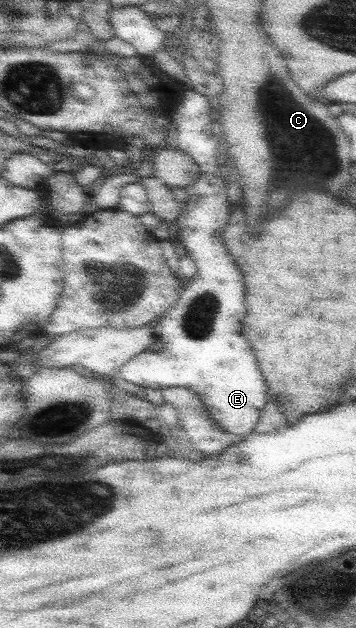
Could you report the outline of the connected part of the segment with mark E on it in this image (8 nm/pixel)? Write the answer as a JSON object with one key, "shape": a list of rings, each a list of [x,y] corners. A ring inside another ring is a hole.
{"shape":[[[187,87],[186,92],[182,95],[178,105],[175,107],[171,119],[177,121],[177,132],[175,136],[178,138],[177,147],[181,148],[185,153],[188,153],[193,159],[199,164],[201,175],[200,178],[195,182],[193,186],[187,188],[186,198],[180,201],[178,198],[173,195],[170,191],[170,188],[165,184],[165,182],[154,175],[151,177],[142,178],[142,185],[145,187],[146,191],[149,195],[149,202],[151,202],[151,206],[153,206],[152,213],[157,216],[157,218],[163,220],[165,224],[176,224],[179,228],[179,240],[184,245],[185,250],[187,250],[187,255],[195,262],[195,266],[197,267],[197,272],[191,279],[190,283],[187,284],[187,287],[181,292],[180,298],[177,300],[176,305],[174,305],[168,312],[162,316],[158,321],[157,326],[157,335],[159,340],[162,341],[163,347],[156,353],[141,353],[136,355],[128,361],[121,369],[120,373],[117,377],[121,377],[125,379],[125,381],[129,381],[129,383],[134,383],[135,385],[139,385],[142,387],[151,387],[153,389],[165,389],[166,387],[171,386],[183,386],[191,389],[197,393],[197,395],[201,398],[202,404],[205,406],[206,411],[209,412],[211,419],[218,423],[227,433],[231,433],[234,437],[237,435],[239,437],[239,441],[241,441],[241,437],[245,437],[245,435],[249,435],[254,431],[255,426],[259,423],[261,412],[265,409],[267,402],[270,400],[268,385],[261,371],[258,359],[256,358],[253,346],[249,339],[245,337],[243,333],[243,323],[246,318],[246,285],[245,278],[243,277],[243,272],[241,272],[241,268],[237,266],[235,260],[233,260],[233,256],[229,254],[227,250],[227,246],[225,245],[225,240],[223,237],[223,233],[225,227],[227,226],[231,211],[232,205],[227,201],[228,197],[228,186],[227,183],[223,182],[223,178],[221,178],[221,174],[218,168],[217,156],[219,155],[219,138],[217,135],[213,134],[213,129],[211,128],[211,122],[217,118],[216,112],[212,109],[211,102],[206,95],[195,91],[192,87]]]}

